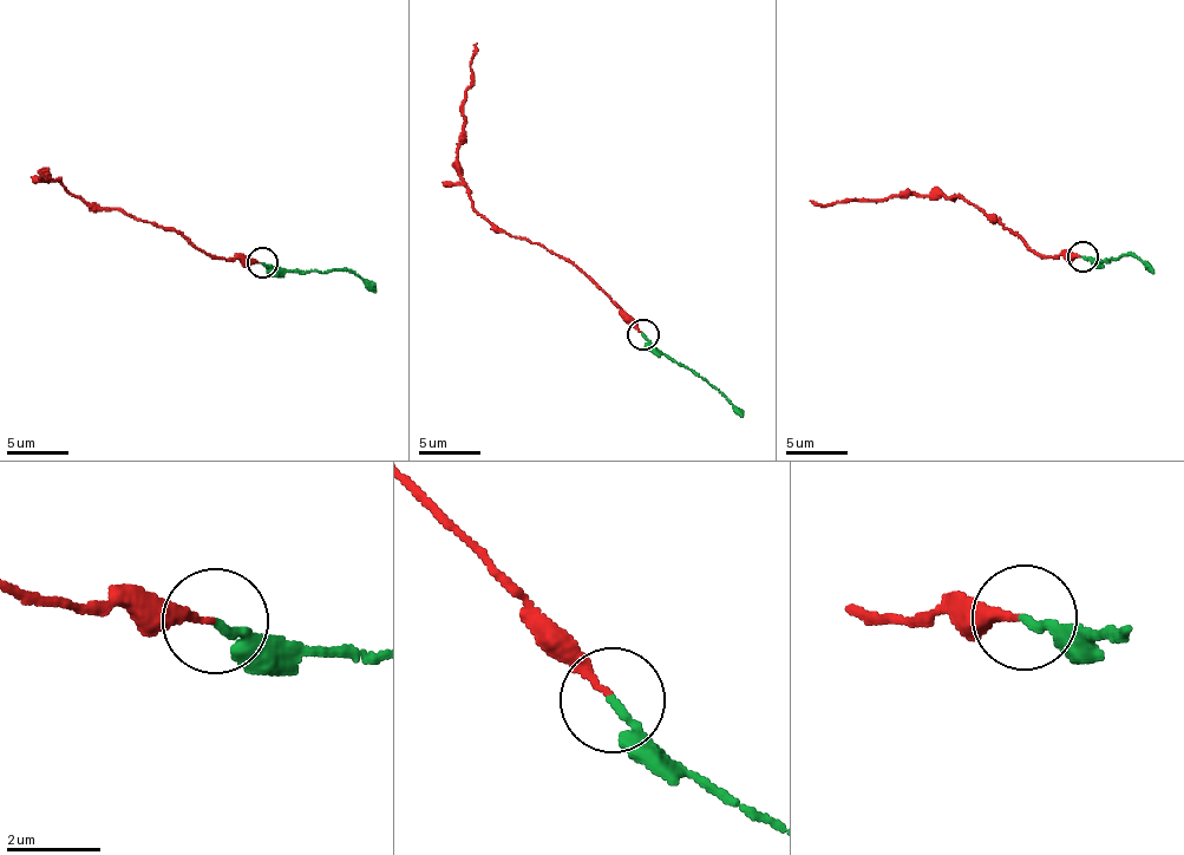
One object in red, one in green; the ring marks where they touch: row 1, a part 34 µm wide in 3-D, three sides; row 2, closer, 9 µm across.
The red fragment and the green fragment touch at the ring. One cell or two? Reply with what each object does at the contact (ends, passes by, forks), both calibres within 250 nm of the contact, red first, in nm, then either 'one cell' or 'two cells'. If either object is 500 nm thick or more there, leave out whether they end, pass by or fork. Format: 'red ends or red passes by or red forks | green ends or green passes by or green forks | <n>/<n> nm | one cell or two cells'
red ends | green ends | 150/180 nm | one cell

